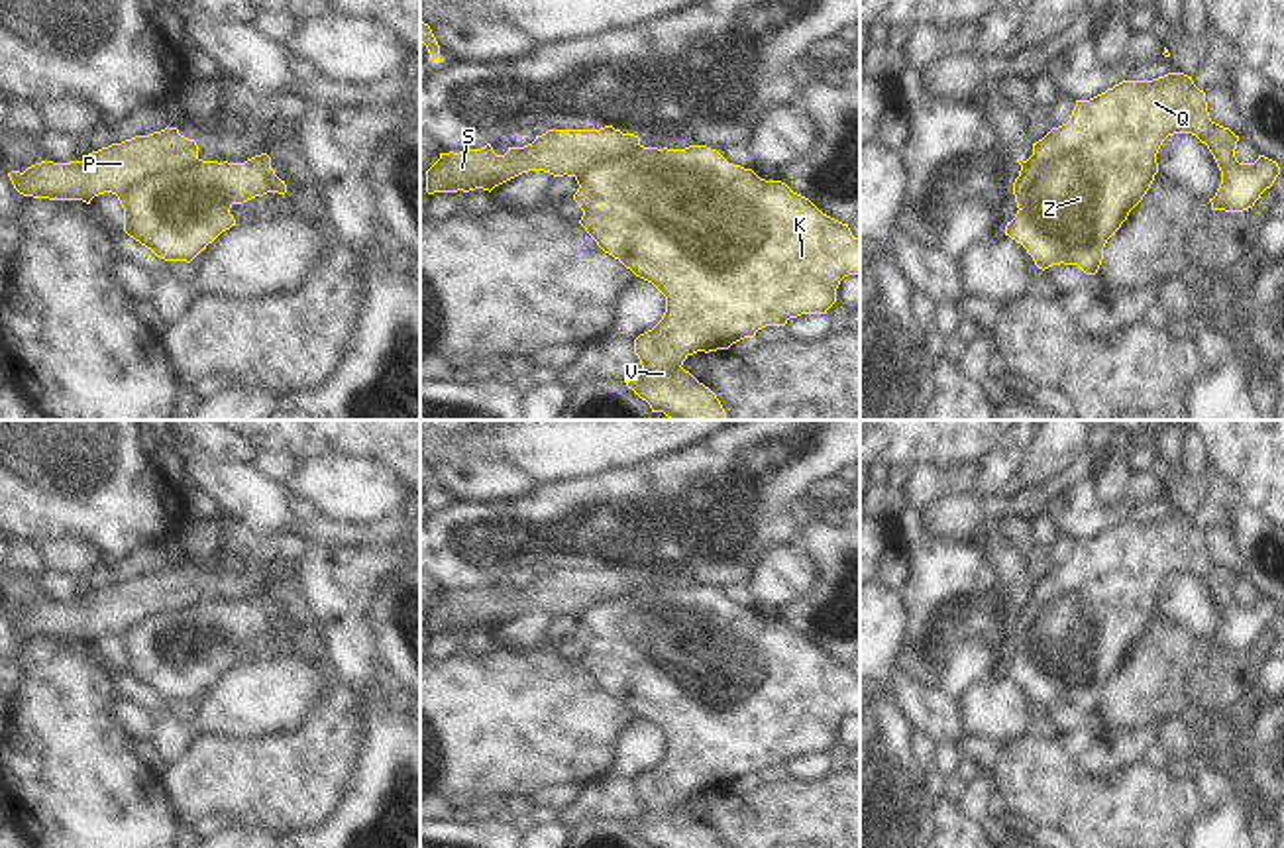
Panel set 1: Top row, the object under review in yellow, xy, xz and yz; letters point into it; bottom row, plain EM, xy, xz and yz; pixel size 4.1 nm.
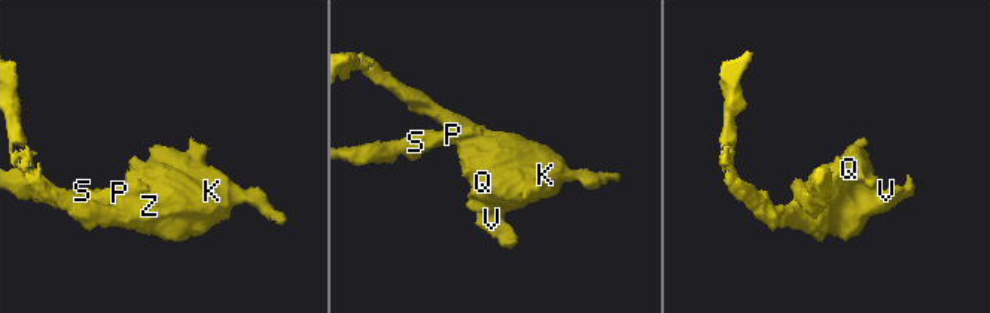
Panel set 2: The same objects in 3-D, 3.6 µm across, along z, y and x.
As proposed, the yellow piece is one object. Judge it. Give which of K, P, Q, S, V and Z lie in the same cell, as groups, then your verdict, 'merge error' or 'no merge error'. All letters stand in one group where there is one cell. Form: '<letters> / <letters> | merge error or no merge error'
K Q V Z / P S | merge error

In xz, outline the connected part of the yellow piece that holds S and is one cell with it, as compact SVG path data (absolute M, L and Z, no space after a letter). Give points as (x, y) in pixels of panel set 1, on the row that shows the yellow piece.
M605 126L601 130L548 130L524 147L508 147L505 155L497 155L491 143L481 149L440 153L426 171L426 192L475 188L491 192L528 171L577 177L589 165L632 153L638 143L638 135Z

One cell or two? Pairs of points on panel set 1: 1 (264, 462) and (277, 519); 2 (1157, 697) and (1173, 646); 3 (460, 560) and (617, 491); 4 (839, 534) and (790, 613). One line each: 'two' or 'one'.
1: two
2: one
3: one
4: one

